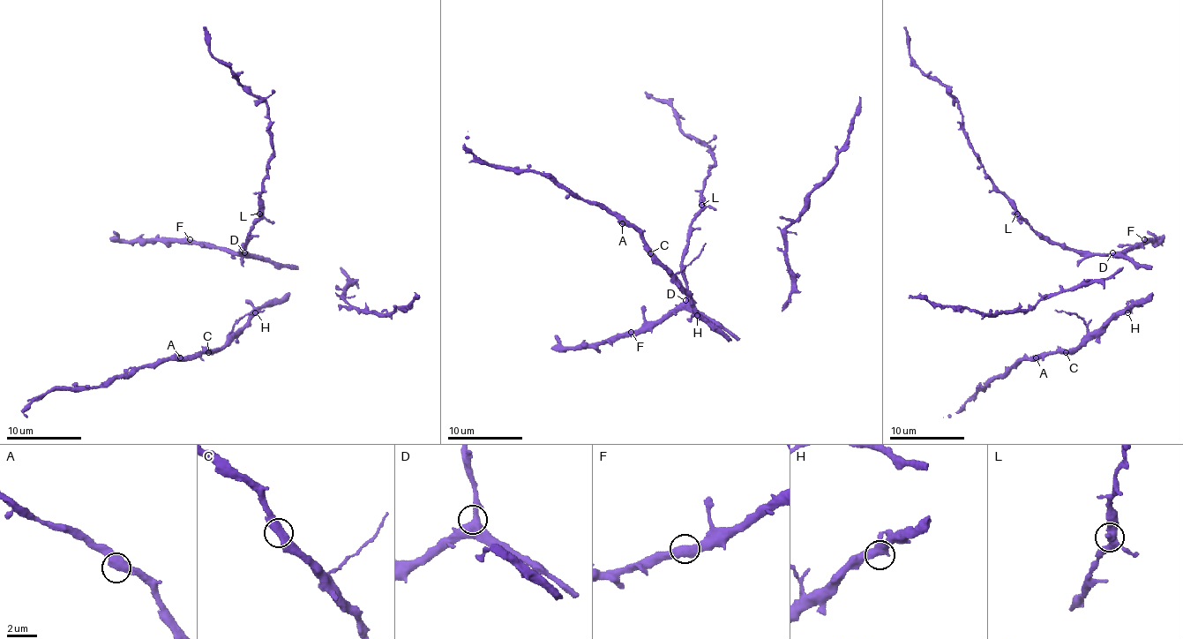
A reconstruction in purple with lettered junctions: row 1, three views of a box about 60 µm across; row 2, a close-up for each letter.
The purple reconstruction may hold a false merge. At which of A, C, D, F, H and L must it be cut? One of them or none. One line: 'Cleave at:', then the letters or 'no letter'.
Cleave at: no letter

